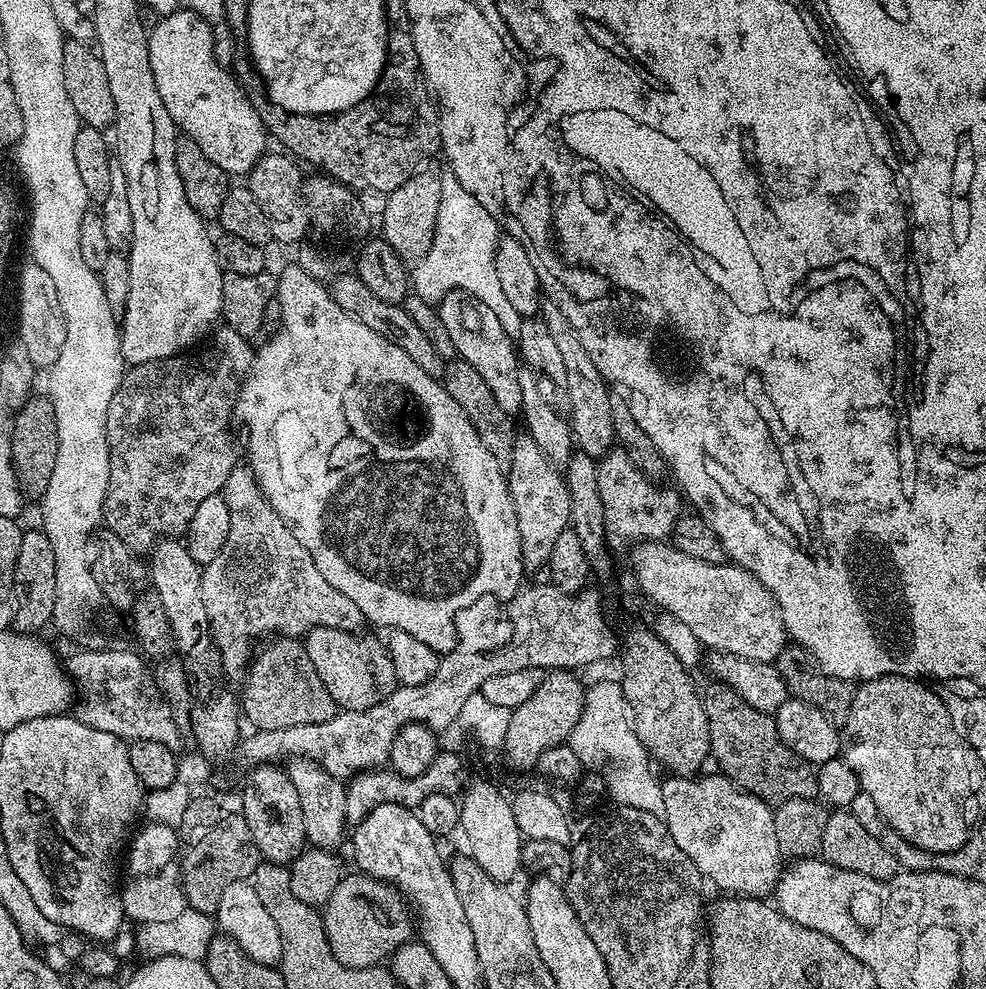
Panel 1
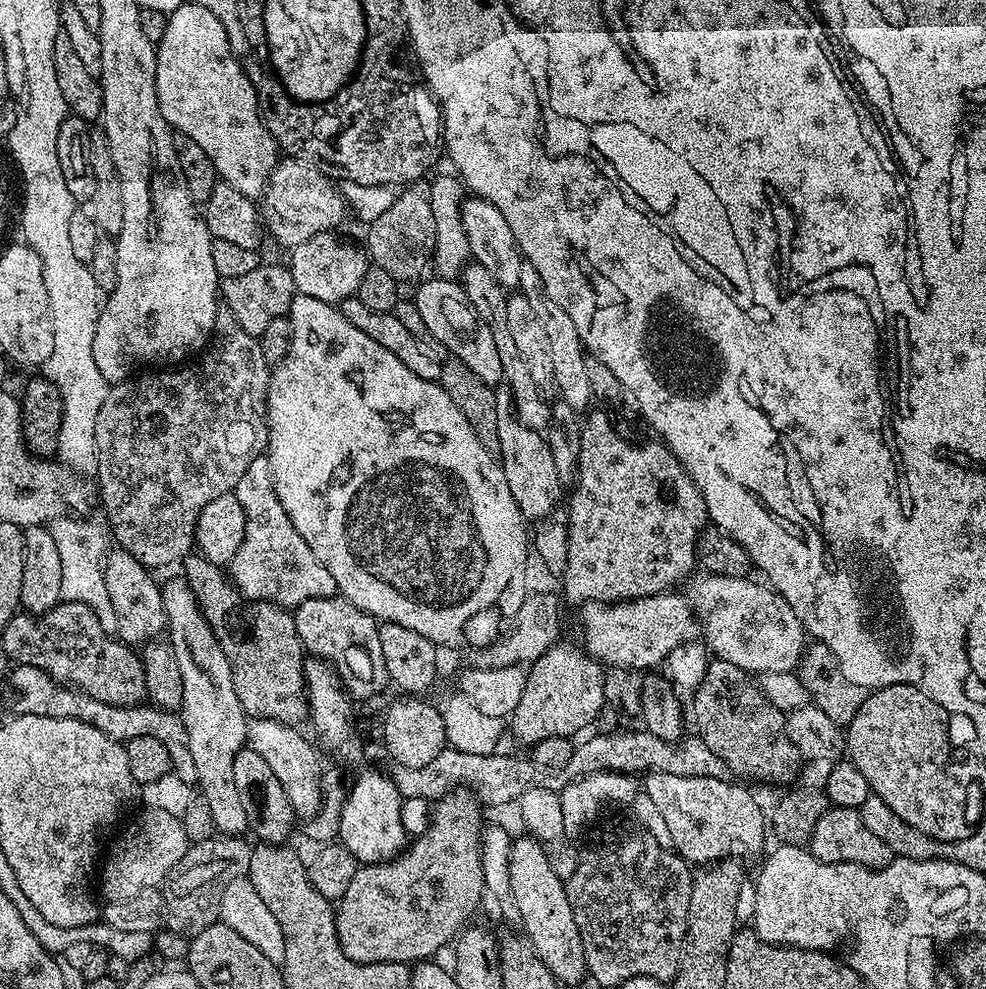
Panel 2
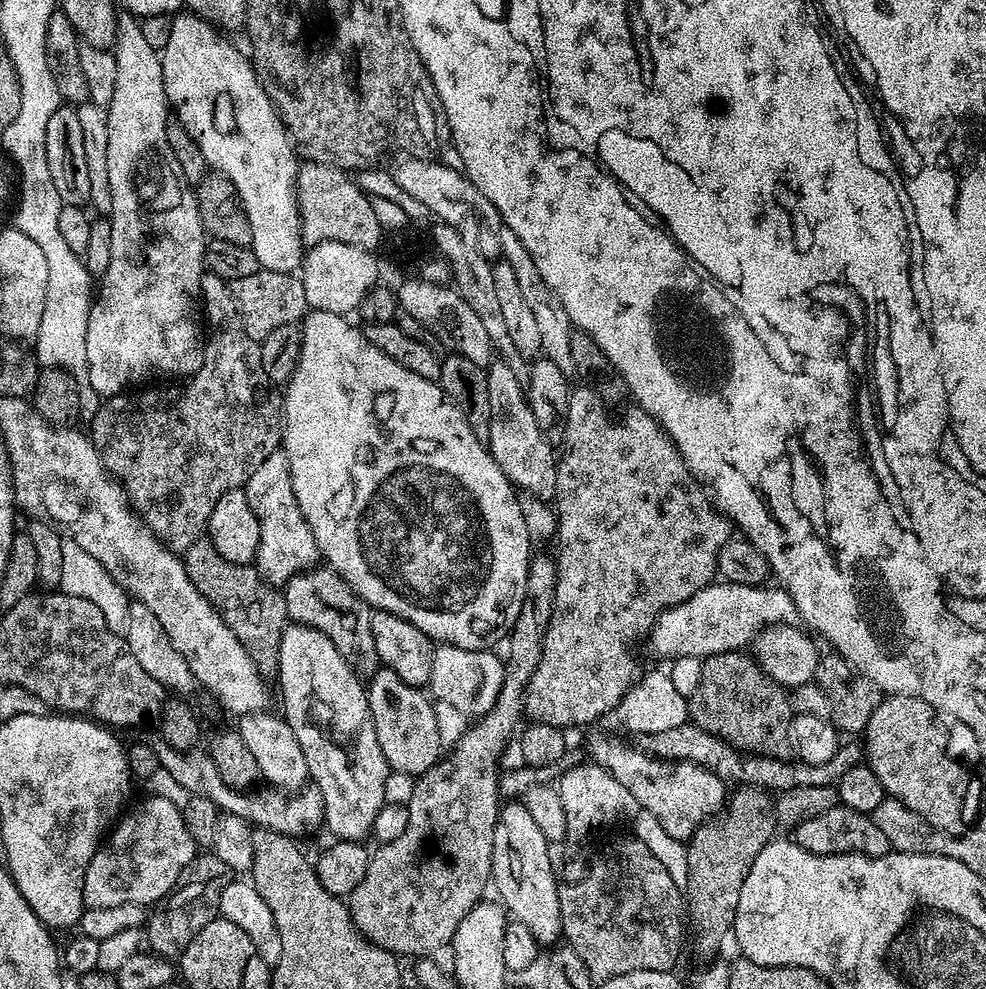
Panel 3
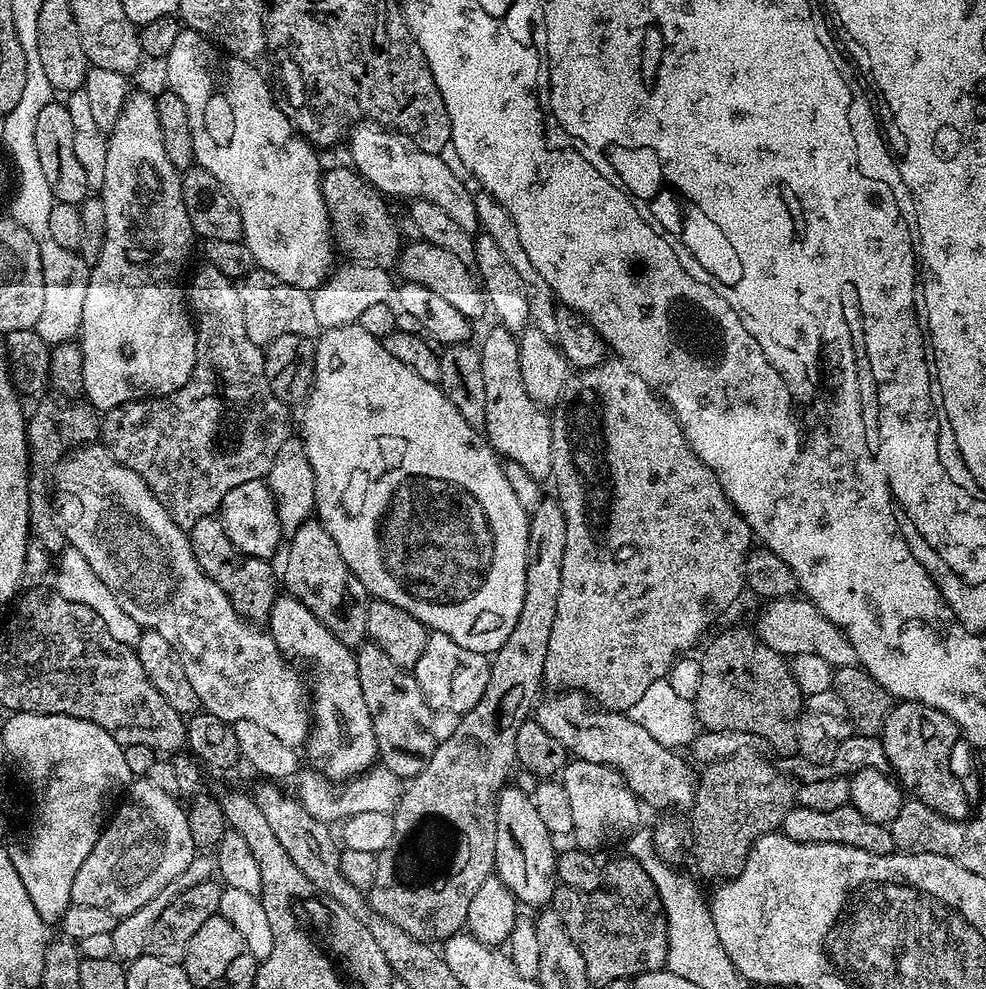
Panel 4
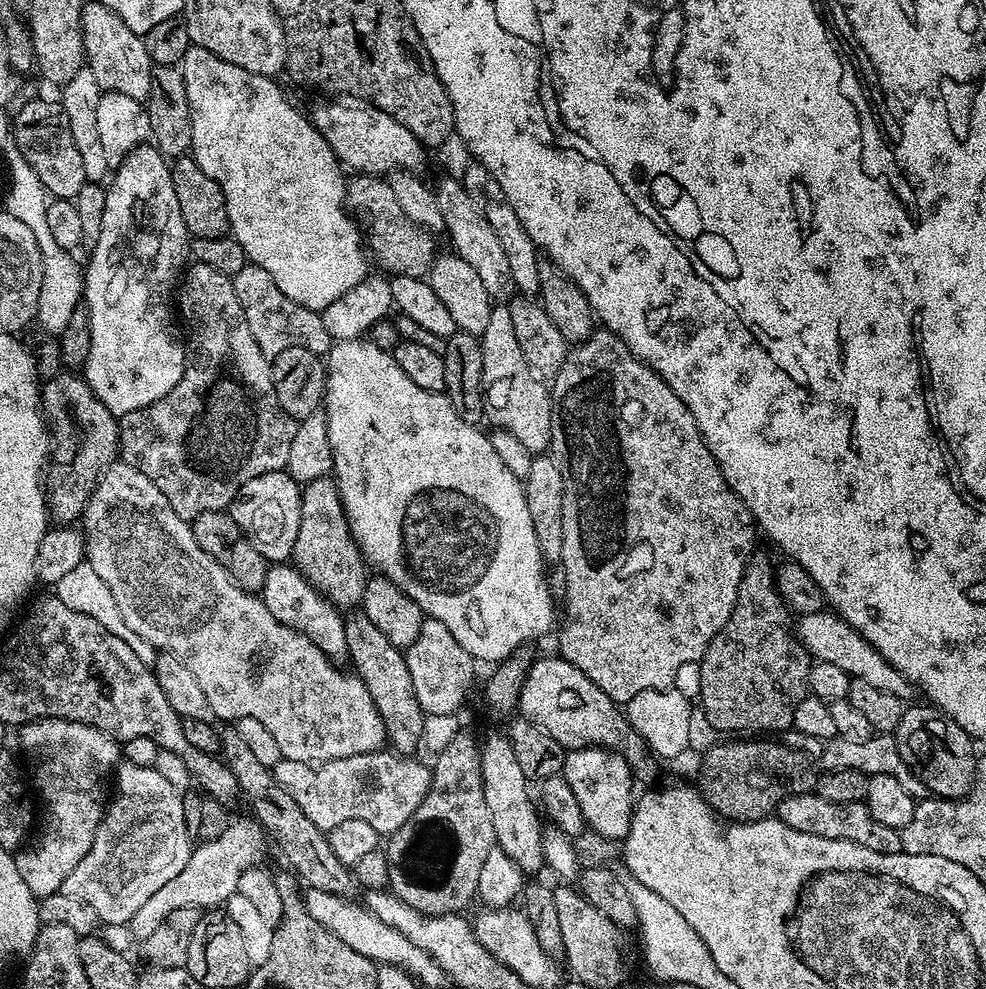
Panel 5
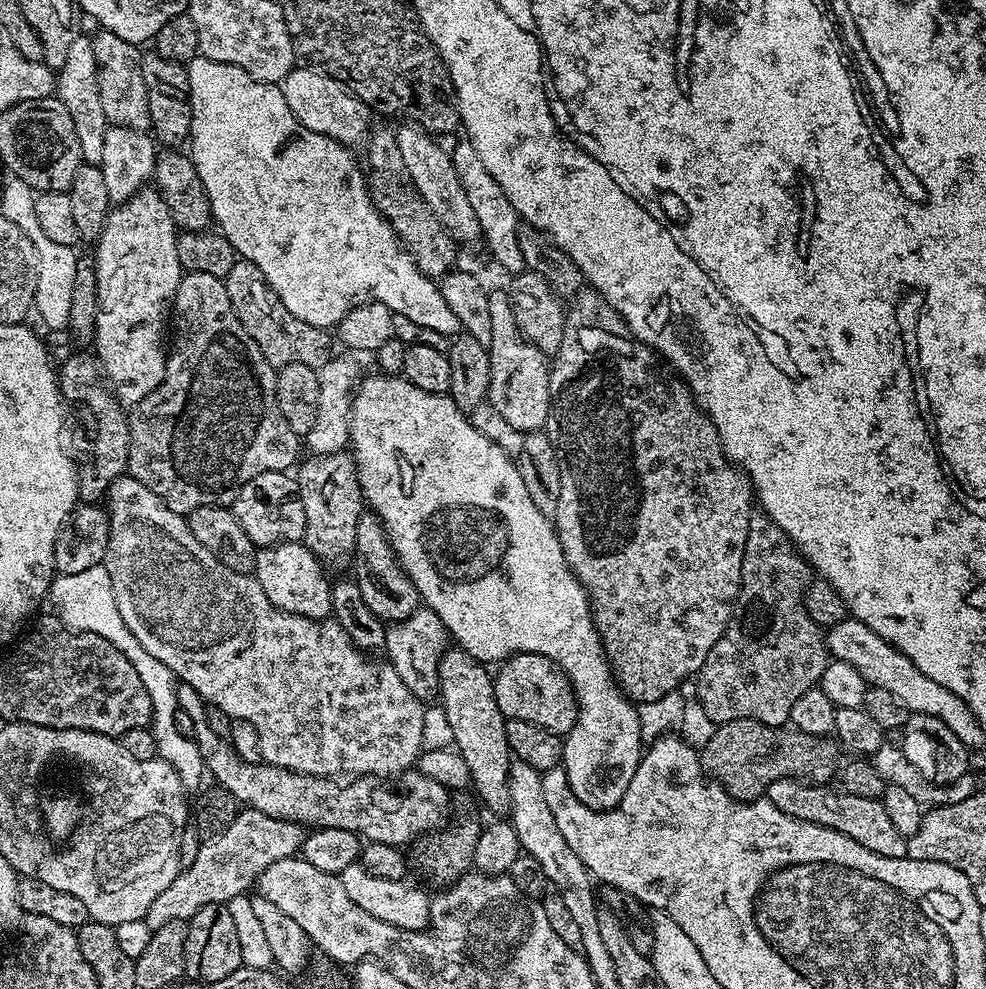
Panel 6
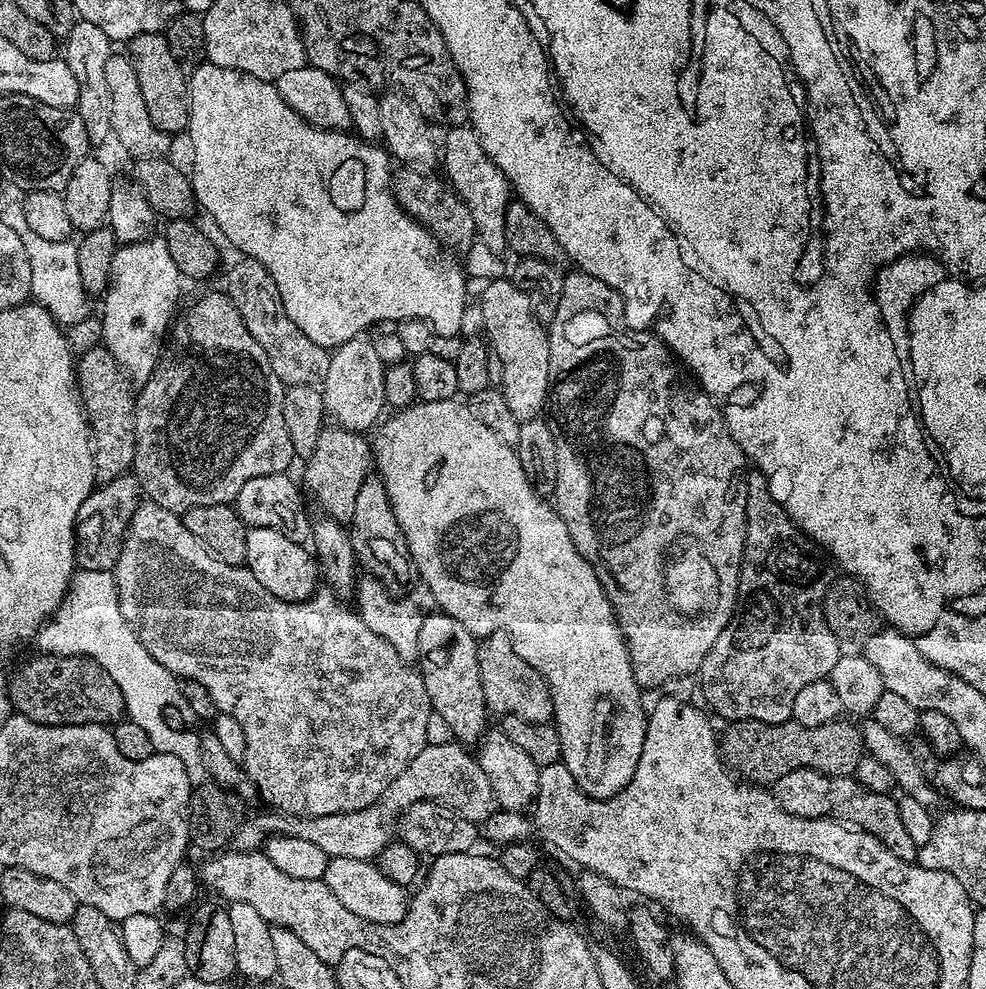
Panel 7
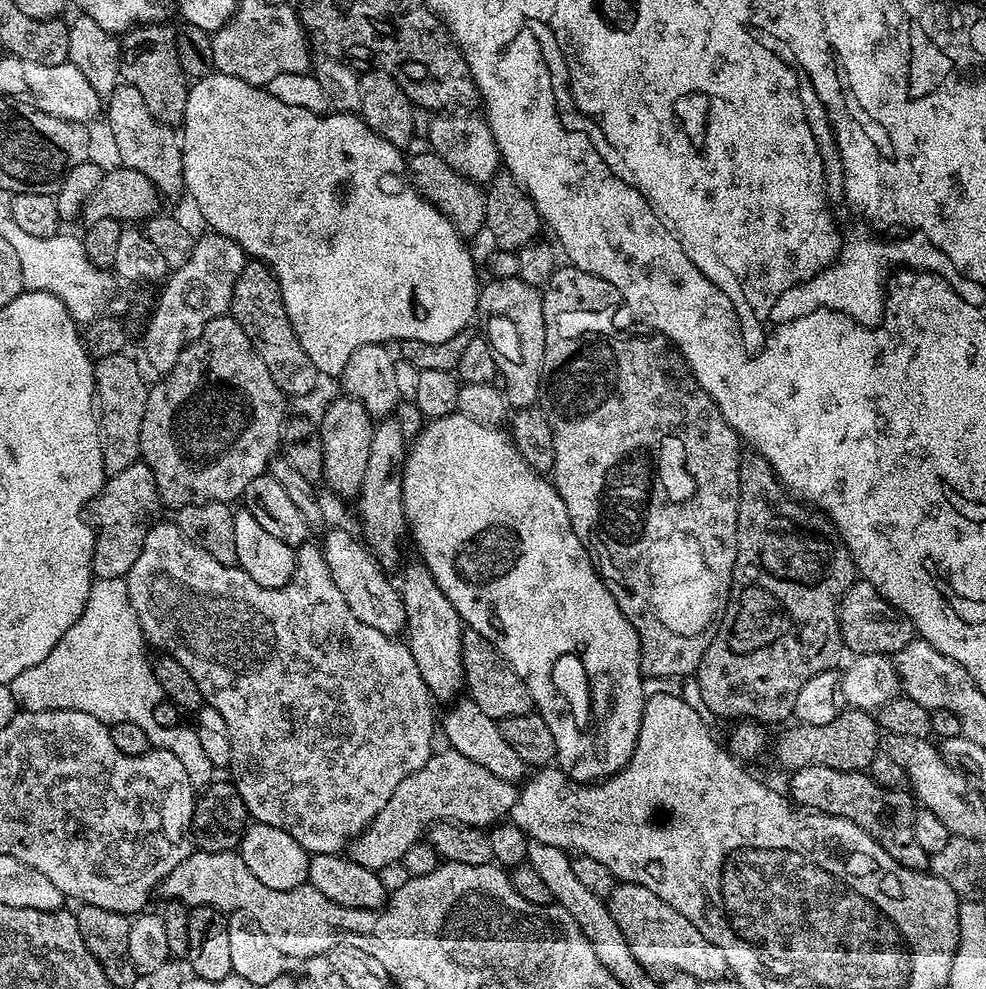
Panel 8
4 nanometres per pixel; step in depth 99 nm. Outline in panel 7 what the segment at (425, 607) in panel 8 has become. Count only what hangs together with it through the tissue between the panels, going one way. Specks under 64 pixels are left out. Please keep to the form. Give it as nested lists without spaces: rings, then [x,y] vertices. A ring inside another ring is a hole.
[[[439,610],[429,611],[422,622],[422,630],[416,639],[418,653],[418,671],[426,686],[429,709],[442,714],[452,731],[453,741],[465,746],[479,745],[481,736],[489,727],[490,713],[486,706],[486,694],[482,694],[482,674],[478,674],[478,640],[458,618],[450,618]]]

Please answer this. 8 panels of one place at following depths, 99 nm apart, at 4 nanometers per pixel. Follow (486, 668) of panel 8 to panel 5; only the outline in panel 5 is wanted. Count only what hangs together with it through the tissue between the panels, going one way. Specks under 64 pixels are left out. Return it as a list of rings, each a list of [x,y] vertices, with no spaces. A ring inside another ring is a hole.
[[[558,654],[533,659],[522,682],[518,712],[523,719],[546,730],[546,734],[565,750],[607,748],[617,752],[632,767],[632,775],[637,781],[652,780],[656,776],[657,761],[650,755],[643,738],[632,728],[621,705],[594,686],[578,666],[566,662]]]

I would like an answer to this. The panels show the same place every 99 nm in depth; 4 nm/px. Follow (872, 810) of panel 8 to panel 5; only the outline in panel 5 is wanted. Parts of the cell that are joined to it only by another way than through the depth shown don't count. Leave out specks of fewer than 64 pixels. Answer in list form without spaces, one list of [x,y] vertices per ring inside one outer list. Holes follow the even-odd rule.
[[[810,791],[806,794],[787,796],[781,804],[776,805],[774,816],[786,826],[790,826],[790,830],[799,830],[801,834],[854,842],[878,854],[894,854],[901,851],[899,831],[886,826],[883,822],[877,822],[874,814],[870,814],[870,810],[863,802],[826,802],[826,798]]]

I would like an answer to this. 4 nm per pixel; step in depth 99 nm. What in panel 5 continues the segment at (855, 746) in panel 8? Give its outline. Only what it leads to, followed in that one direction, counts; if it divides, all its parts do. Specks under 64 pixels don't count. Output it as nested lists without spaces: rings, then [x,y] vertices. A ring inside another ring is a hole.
[[[728,738],[725,744],[716,744],[700,760],[700,784],[698,791],[712,811],[728,822],[747,822],[771,817],[776,805],[781,804],[787,796],[806,794],[816,786],[817,769],[804,761],[800,752],[779,744],[776,738]]]

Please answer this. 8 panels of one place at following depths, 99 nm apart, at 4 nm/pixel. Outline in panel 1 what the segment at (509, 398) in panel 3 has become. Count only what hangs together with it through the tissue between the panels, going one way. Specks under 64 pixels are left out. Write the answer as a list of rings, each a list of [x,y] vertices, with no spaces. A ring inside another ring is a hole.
[[[527,434],[517,435],[514,454],[510,466],[506,470],[508,478],[508,492],[514,502],[514,514],[518,518],[518,538],[522,546],[522,558],[525,569],[543,569],[550,558],[550,550],[554,550],[556,539],[562,533],[569,531],[572,515],[570,514],[570,494],[564,481],[561,469],[542,454],[537,444],[532,442],[532,437]]]

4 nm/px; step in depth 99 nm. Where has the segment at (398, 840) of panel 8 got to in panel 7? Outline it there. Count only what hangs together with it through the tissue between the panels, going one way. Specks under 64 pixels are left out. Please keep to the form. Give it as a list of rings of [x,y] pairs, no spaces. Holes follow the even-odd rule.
[[[457,741],[437,746],[428,744],[370,806],[360,811],[311,817],[277,812],[265,812],[254,817],[251,815],[240,824],[232,844],[237,851],[251,852],[261,849],[271,836],[296,836],[312,841],[330,858],[336,856],[372,860],[379,857],[381,850],[392,842],[404,811],[418,801],[426,800],[438,801],[477,824],[482,824],[498,810],[489,778],[465,745]]]

